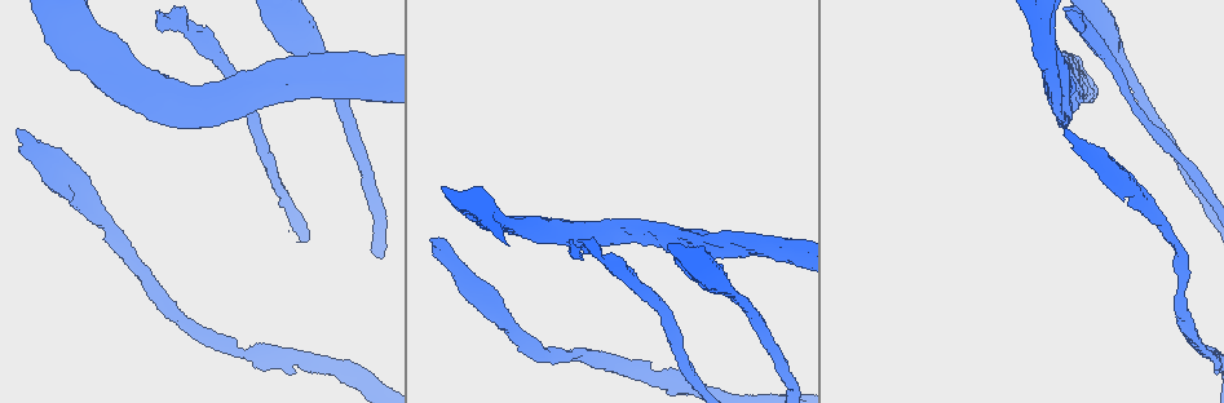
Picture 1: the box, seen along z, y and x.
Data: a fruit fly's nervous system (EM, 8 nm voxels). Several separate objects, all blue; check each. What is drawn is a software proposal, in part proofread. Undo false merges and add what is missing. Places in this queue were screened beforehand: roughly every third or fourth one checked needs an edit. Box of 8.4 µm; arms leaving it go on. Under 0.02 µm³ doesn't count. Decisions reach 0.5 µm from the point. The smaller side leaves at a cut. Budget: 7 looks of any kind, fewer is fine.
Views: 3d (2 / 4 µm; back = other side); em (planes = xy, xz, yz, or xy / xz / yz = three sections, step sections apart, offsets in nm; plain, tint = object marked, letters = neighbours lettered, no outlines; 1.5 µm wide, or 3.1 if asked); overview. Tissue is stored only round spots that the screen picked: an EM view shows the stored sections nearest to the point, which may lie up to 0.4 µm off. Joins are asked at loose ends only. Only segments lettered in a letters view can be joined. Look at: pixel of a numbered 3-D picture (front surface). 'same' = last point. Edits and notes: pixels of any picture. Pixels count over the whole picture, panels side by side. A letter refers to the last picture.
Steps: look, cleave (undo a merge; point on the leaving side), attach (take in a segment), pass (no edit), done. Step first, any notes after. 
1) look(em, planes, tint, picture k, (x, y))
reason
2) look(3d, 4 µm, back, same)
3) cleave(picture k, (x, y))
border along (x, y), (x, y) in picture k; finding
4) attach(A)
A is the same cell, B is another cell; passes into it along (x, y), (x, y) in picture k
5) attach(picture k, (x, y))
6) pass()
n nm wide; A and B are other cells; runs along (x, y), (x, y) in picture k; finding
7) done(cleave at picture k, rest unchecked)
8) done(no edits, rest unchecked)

look(3d, 4 µm, picture 1, (1068, 133))
an open end

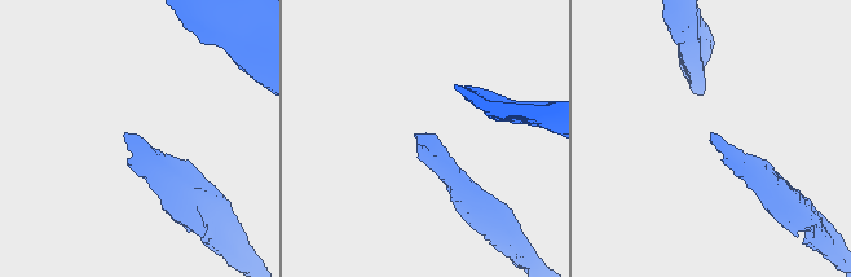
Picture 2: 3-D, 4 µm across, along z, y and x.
look(em, xy, step 4, letters, picture 2, (125, 138))

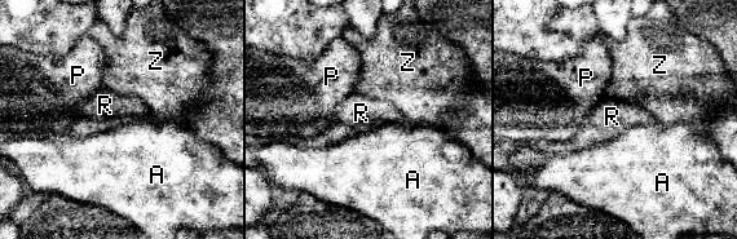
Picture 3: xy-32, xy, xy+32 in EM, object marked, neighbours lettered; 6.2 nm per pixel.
look(em, planes, letters, same)
cut it another way

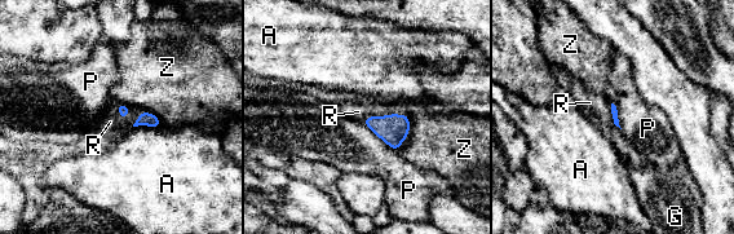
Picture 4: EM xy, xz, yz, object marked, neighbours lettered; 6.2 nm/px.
attach(R)
R is the same cell, A, G, P and Z are other cells; passes into it along (393, 129), (379, 118), (358, 111) in picture 4; it goes on there

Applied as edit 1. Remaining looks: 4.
look(overview)
see it whole again

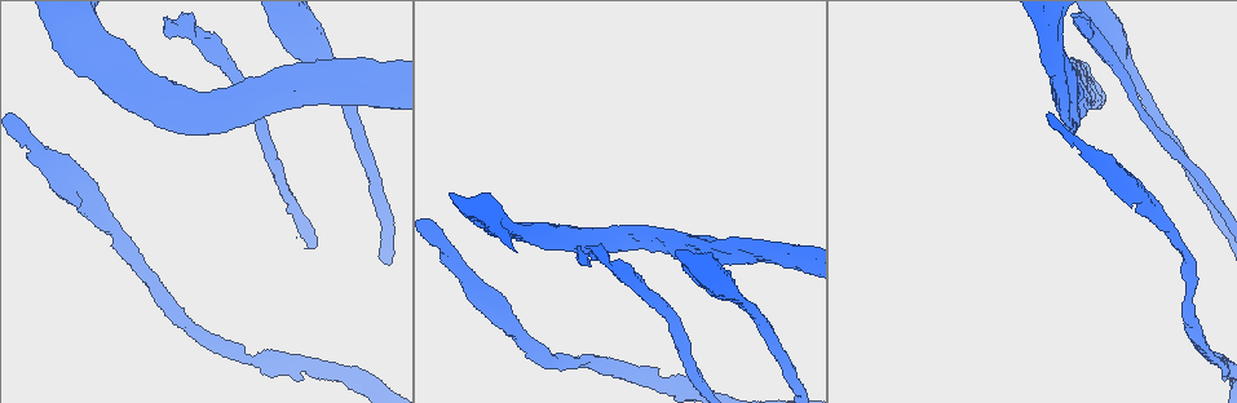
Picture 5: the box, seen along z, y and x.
look(em, 3.1 µm, planes, plain, picture 5, (65, 39))
touches itself

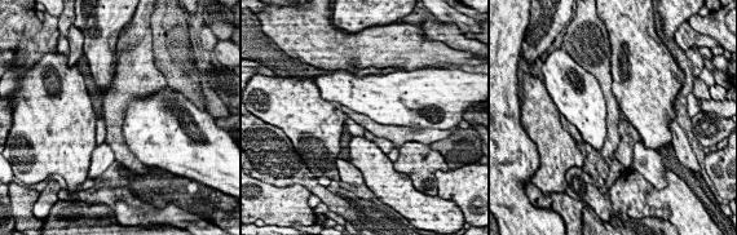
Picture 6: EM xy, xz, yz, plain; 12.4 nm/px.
look(em, 3.1 µm, planes, letters, same)

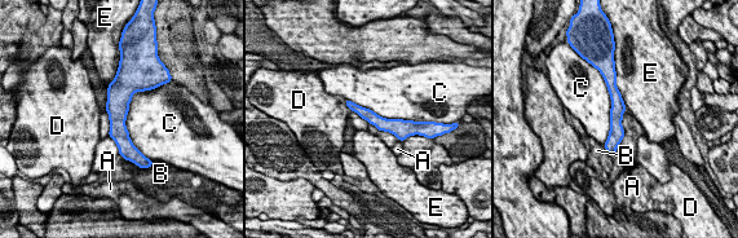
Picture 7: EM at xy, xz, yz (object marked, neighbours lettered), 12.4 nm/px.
pass()
160 nm wide; A, B, C, D and E are other cells; border along (155, 87), (126, 120), (142, 154) in picture 7; one neuron here

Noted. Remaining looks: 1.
look(em, planes, letters, picture 5, (1070, 113))
two arms at a narrow angle

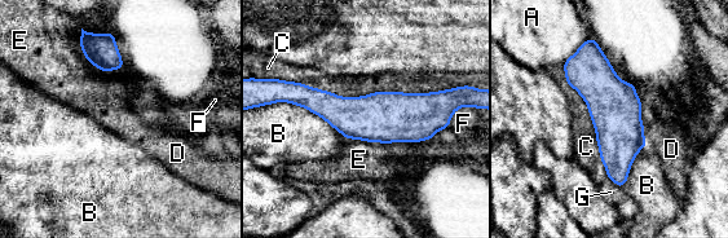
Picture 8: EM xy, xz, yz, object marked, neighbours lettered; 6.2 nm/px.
pass()
A, B, C, D, E, F and G are other cells; runs along (291, 96), (338, 111), (444, 109) in picture 8; one neuron here

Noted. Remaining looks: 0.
done(attach at picture 4, rest unchecked)

